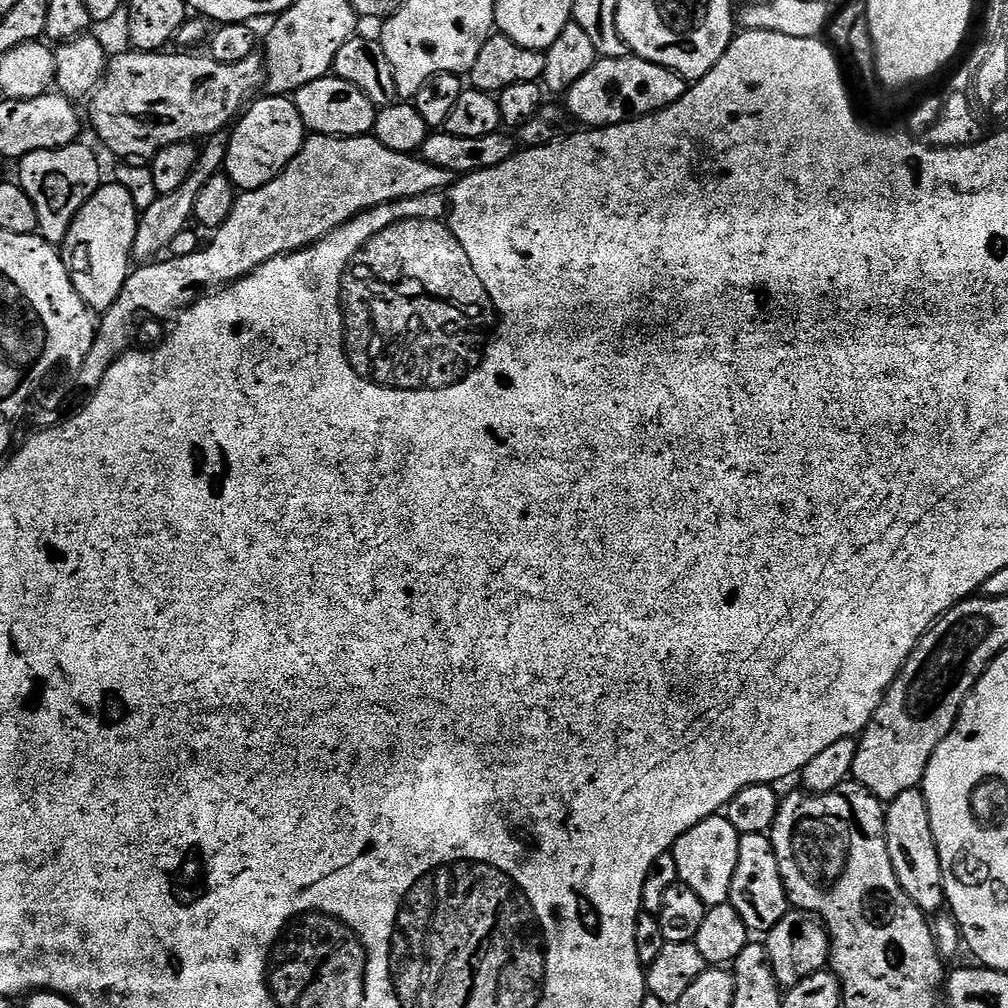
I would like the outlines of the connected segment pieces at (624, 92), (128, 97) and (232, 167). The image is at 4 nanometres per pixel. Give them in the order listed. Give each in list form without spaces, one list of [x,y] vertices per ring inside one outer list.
[[[629,54],[617,60],[597,59],[596,65],[568,89],[566,107],[573,121],[581,120],[581,125],[589,129],[609,128],[611,124],[624,124],[651,112],[661,112],[683,98],[685,91],[686,81],[677,72]]]
[[[173,50],[127,51],[121,56],[113,55],[109,59],[108,71],[104,73],[104,79],[100,81],[99,88],[91,97],[92,105],[88,108],[88,116],[92,119],[92,128],[96,131],[97,138],[114,155],[128,156],[124,158],[136,158],[132,156],[151,158],[171,144],[200,142],[223,133],[230,122],[235,121],[245,105],[253,99],[252,91],[259,84],[261,87],[266,80],[266,65],[263,55],[260,54],[242,58],[242,62],[223,64],[207,54],[192,56],[196,54],[181,54],[179,51],[172,52]]]
[[[264,94],[261,100],[253,99],[235,121],[228,136],[223,171],[232,181],[232,187],[240,192],[258,190],[273,180],[300,153],[305,139],[306,129],[295,103],[288,96]]]

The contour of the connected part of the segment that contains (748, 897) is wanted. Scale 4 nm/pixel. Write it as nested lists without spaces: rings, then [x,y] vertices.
[[[759,832],[741,836],[738,846],[738,866],[734,870],[734,882],[730,886],[728,899],[734,910],[746,922],[749,933],[767,934],[790,910],[788,891],[784,888],[784,879],[774,854],[771,835]]]

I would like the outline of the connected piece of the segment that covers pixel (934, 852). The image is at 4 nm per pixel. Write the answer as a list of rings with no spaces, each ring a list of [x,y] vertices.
[[[911,788],[887,805],[884,814],[884,835],[888,838],[890,862],[894,866],[894,874],[898,874],[898,882],[902,890],[925,914],[939,913],[945,907],[944,875],[938,858],[938,850],[934,842],[934,834],[930,830],[930,814],[926,806],[926,798],[920,788]]]

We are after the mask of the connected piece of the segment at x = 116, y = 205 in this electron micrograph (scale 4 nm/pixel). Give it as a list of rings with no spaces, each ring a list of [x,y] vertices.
[[[115,182],[102,183],[73,218],[62,245],[64,265],[68,267],[68,273],[74,282],[74,290],[88,303],[93,313],[103,314],[108,309],[117,307],[116,299],[134,264],[132,247],[136,237],[137,219],[138,210],[134,206],[134,198],[130,198],[130,190],[126,190],[126,186]]]

